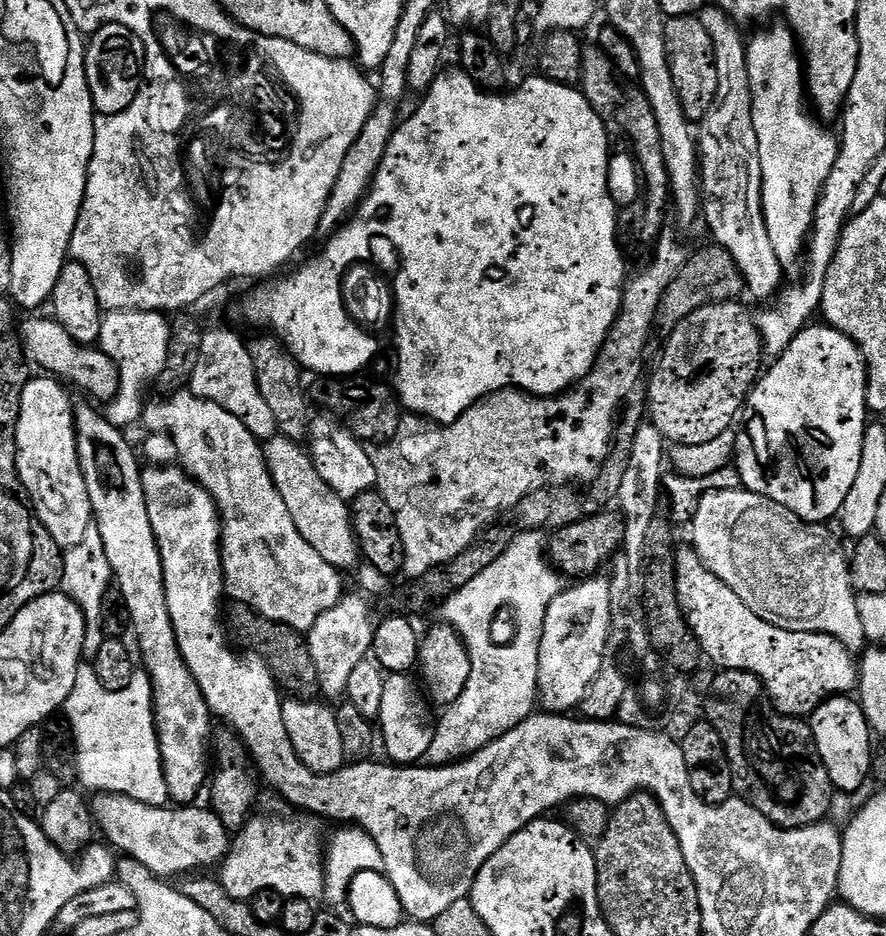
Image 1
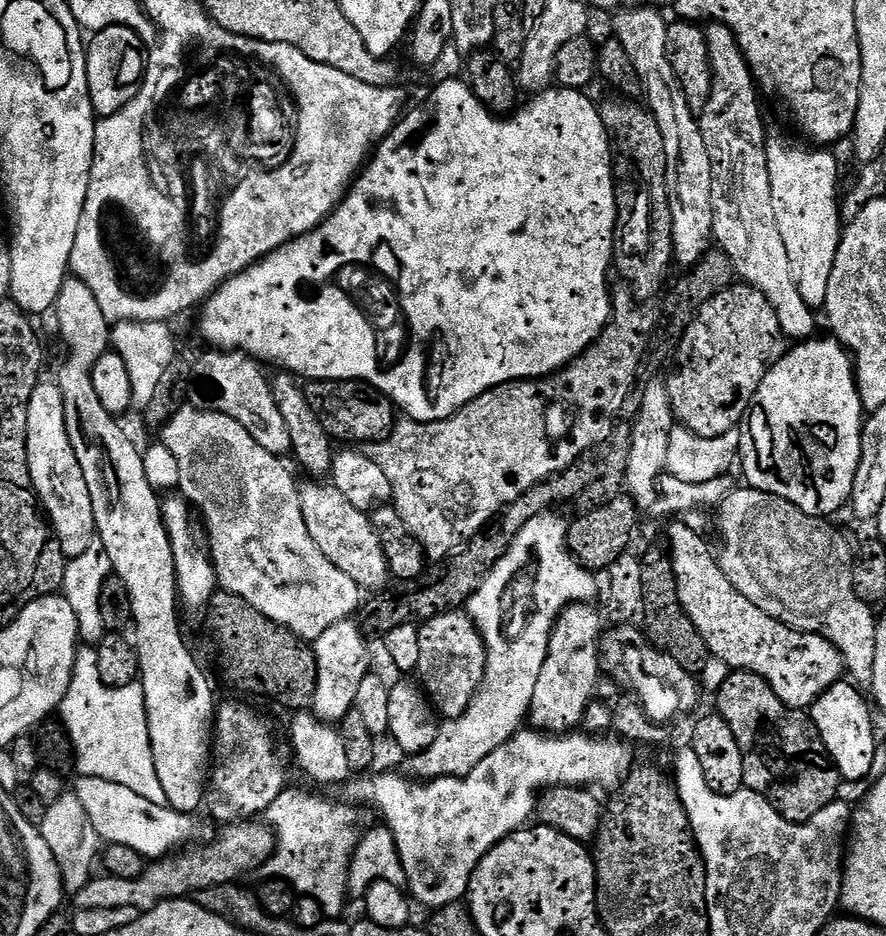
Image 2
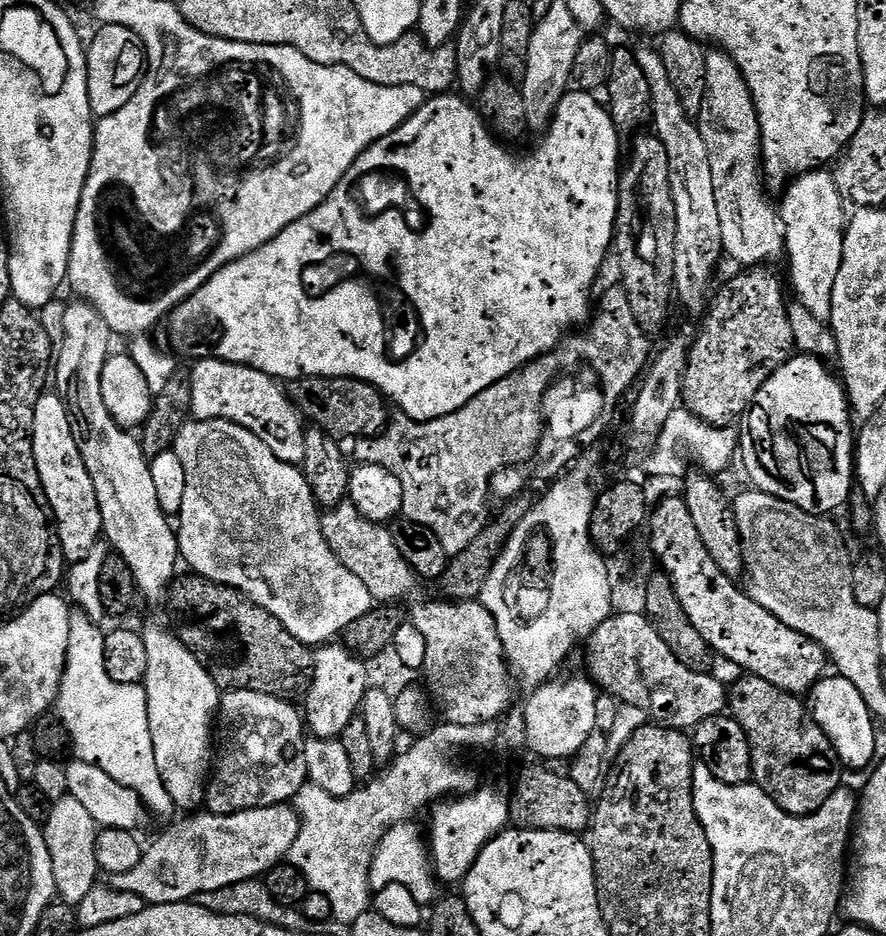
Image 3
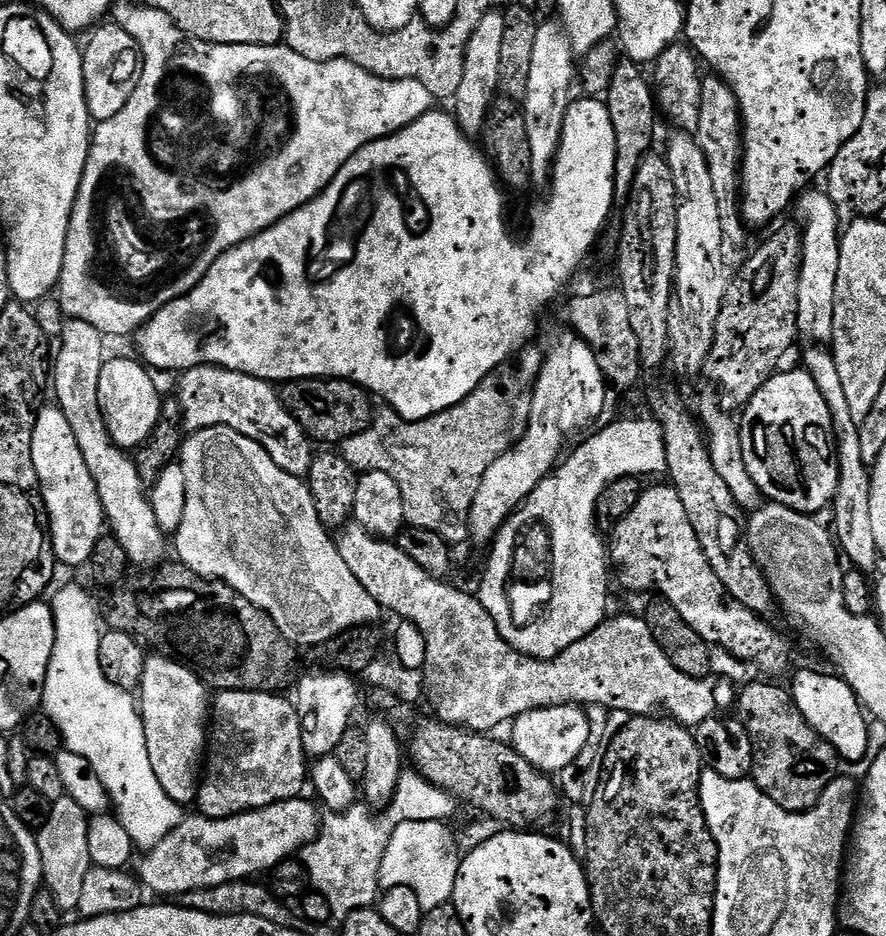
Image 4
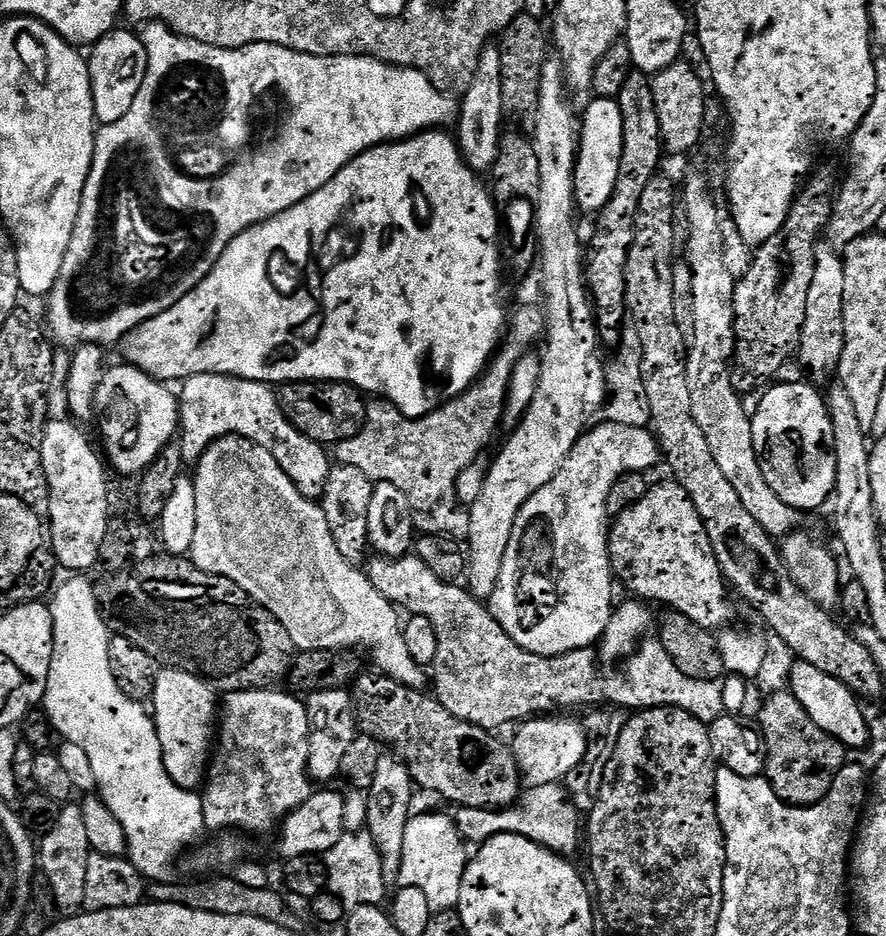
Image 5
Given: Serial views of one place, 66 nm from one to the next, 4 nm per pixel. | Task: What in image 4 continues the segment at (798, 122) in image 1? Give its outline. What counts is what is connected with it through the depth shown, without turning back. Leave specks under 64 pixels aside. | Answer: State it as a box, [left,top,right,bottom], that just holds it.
[794,190,842,341]

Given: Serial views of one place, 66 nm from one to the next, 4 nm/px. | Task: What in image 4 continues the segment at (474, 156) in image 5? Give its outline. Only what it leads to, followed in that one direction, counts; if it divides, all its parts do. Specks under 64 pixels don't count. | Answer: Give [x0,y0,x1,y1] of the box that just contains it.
[454,10,506,134]

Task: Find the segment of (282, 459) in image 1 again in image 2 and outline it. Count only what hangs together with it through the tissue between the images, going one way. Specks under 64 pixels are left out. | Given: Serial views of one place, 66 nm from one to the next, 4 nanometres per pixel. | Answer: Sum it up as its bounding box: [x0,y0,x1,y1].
[299,482,390,589]

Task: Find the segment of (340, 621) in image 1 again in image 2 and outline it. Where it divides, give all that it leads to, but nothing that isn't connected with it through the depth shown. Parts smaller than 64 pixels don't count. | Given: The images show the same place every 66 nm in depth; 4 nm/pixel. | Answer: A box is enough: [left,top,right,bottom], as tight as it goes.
[311,618,370,722]

